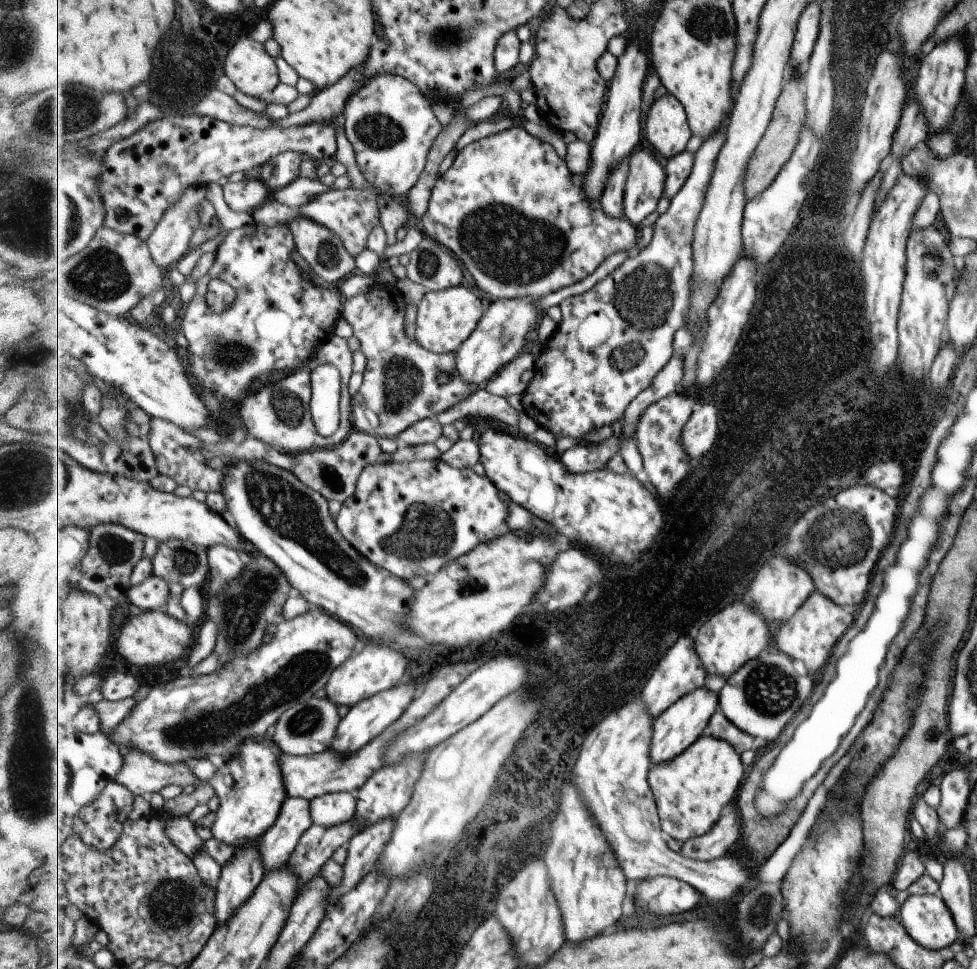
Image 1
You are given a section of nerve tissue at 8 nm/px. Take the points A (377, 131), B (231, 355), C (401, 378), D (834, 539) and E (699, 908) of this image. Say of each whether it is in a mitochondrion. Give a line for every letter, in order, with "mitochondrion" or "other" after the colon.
A: mitochondrion
B: mitochondrion
C: mitochondrion
D: mitochondrion
E: other

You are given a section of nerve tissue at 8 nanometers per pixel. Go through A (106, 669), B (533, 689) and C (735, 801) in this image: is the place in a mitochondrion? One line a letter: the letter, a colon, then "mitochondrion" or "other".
A: other
B: other
C: other

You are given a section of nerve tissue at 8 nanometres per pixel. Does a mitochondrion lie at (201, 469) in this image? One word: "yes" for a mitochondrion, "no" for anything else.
no

